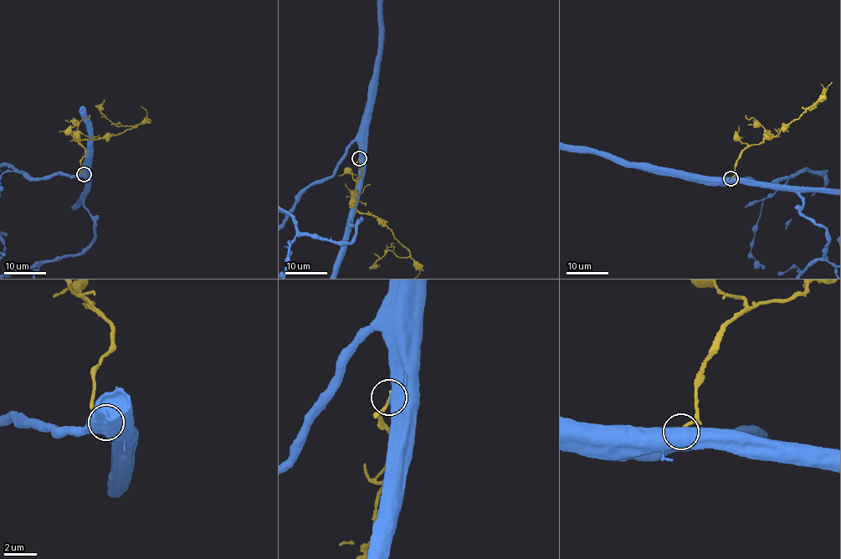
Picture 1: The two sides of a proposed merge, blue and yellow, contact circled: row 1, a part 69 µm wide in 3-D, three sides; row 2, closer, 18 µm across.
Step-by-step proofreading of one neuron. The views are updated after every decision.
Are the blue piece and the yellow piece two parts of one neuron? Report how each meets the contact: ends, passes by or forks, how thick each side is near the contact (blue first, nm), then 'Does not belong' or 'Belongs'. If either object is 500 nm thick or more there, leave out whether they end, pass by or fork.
Thickness 600 nm (blue) against 190 nm. Does not belong

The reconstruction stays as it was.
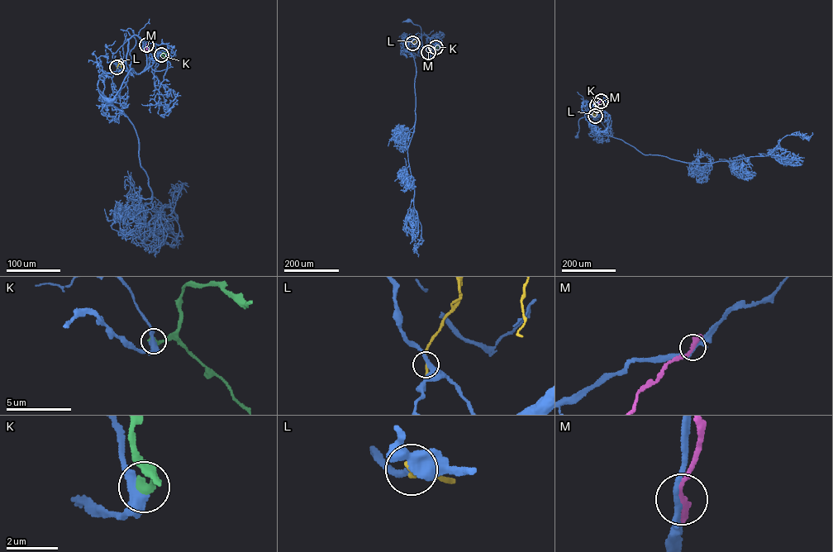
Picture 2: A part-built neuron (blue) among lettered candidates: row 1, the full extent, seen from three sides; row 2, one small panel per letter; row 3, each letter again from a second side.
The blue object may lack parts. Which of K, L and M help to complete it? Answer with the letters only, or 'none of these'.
K

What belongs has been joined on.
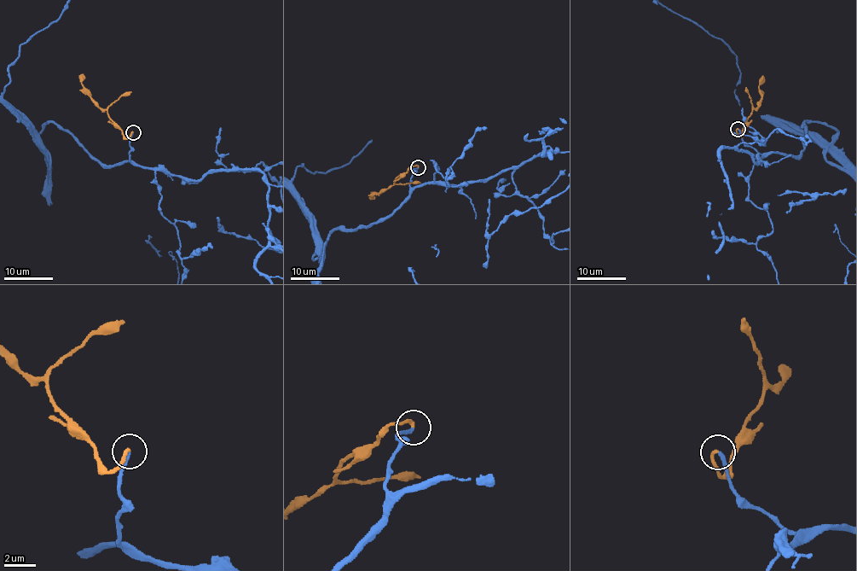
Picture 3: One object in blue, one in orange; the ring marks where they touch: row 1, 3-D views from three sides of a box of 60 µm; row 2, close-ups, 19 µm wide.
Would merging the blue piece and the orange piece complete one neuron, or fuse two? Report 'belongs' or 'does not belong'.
belongs

